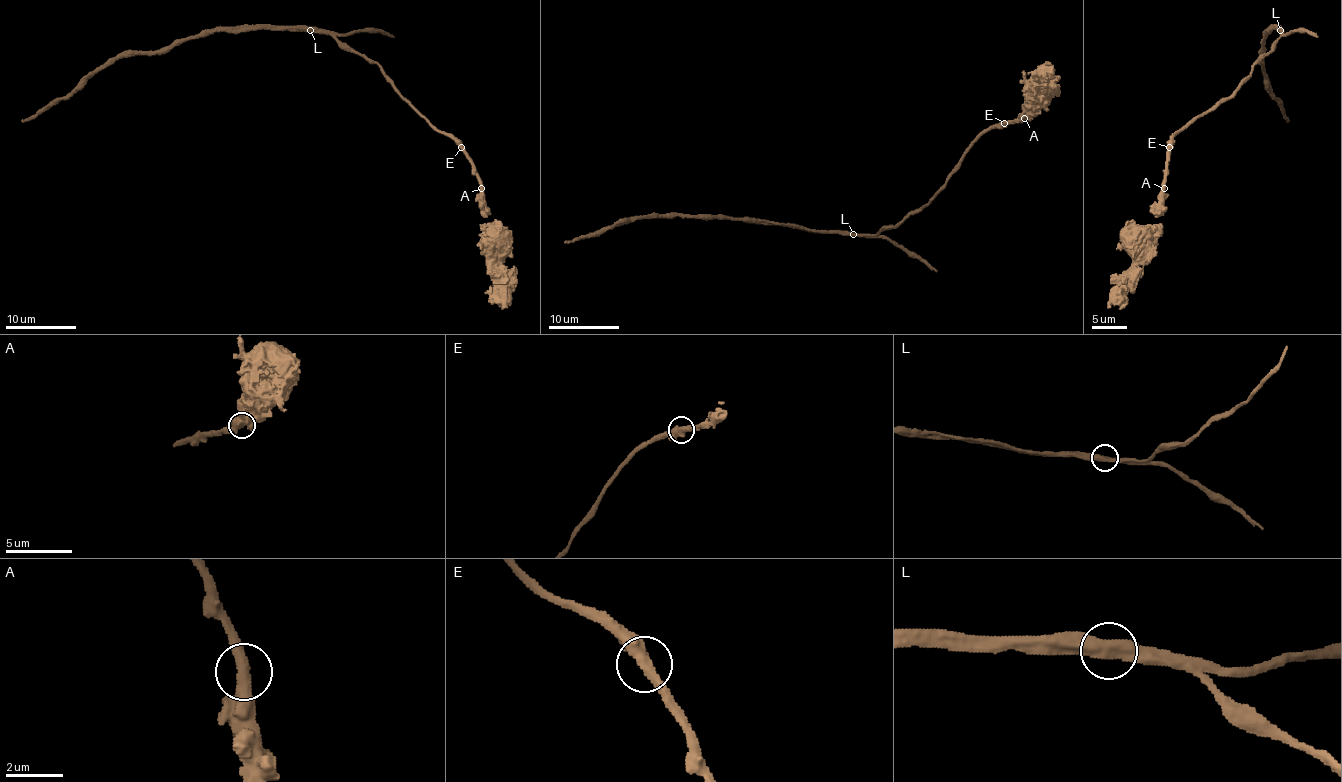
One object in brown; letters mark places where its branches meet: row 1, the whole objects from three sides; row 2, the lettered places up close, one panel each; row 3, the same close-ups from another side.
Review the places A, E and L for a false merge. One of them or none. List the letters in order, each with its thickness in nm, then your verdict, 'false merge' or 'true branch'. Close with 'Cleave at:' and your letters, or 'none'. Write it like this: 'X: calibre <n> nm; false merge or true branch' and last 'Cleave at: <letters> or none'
A: calibre 440 nm; true branch
E: calibre 460 nm; true branch
L: calibre 440 nm; true branch
Cleave at: none

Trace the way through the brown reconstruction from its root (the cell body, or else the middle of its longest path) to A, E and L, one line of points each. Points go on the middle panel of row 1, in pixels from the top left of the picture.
A: (1035, 95), (1039, 107), (1025, 117)
E: (1035, 95), (1039, 107), (1032, 114), (1030, 110), (1018, 121), (1004, 123)
L: (1035, 95), (1039, 107), (1032, 114), (988, 128), (920, 210), (874, 235), (853, 233)

